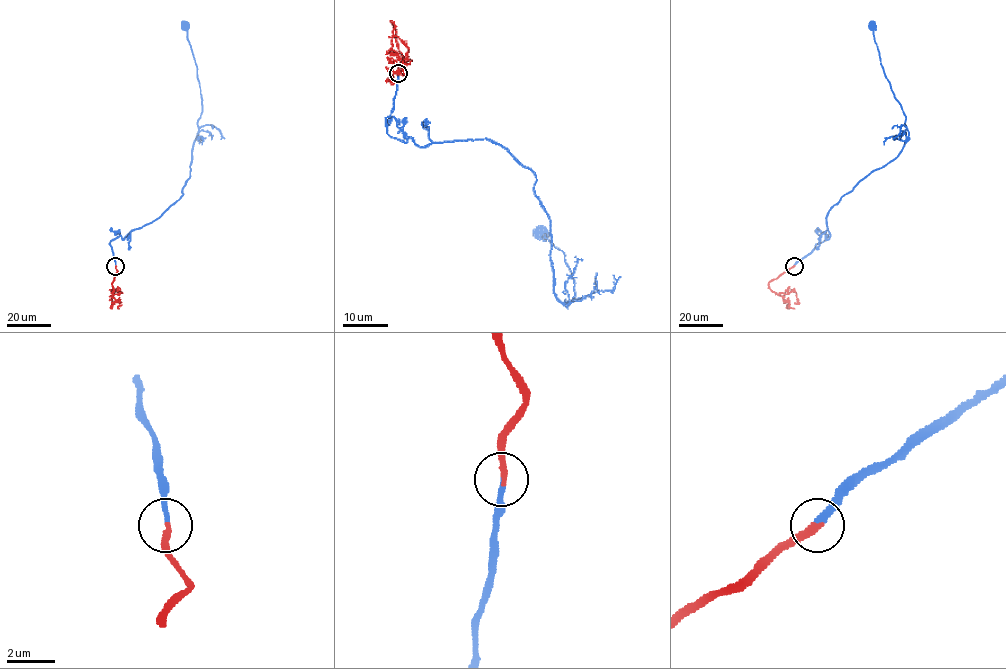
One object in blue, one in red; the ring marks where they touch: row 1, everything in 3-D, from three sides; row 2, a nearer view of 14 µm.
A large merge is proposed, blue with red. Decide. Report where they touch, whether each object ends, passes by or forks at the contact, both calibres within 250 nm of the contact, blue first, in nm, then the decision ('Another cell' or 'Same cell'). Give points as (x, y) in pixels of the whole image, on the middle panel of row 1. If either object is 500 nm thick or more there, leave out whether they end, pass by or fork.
Place: (398, 73). At the ring blue ends. At the ring red ends. Thickness 240 nm (blue) against 280 nm. Same cell

